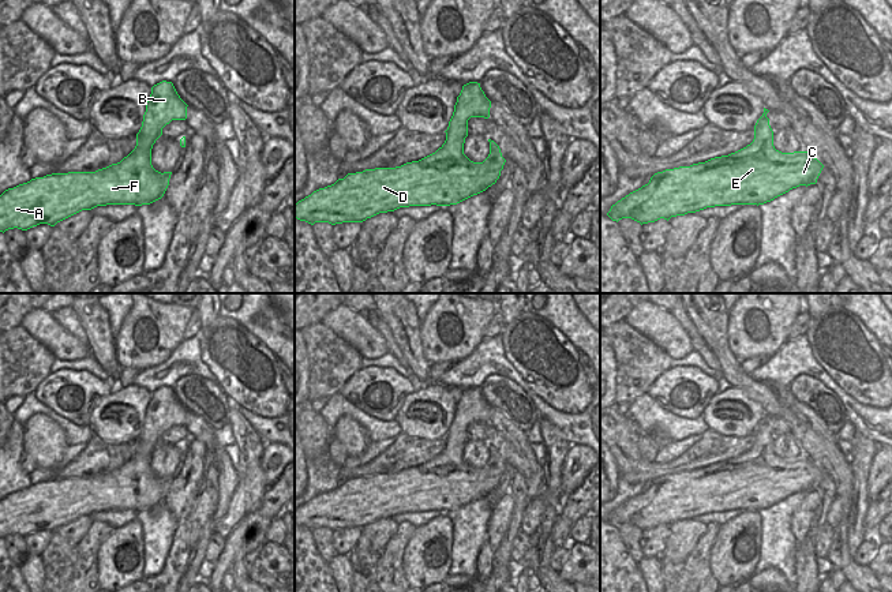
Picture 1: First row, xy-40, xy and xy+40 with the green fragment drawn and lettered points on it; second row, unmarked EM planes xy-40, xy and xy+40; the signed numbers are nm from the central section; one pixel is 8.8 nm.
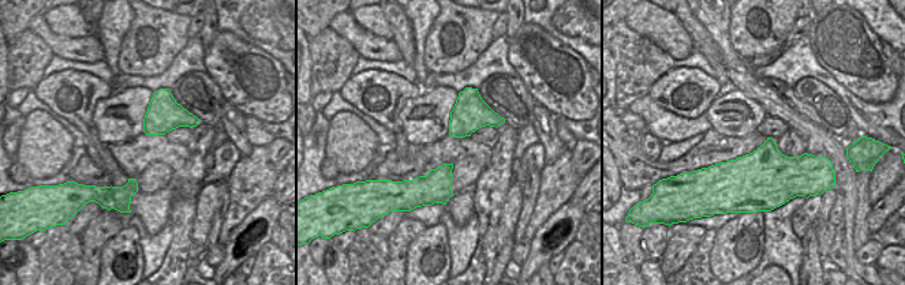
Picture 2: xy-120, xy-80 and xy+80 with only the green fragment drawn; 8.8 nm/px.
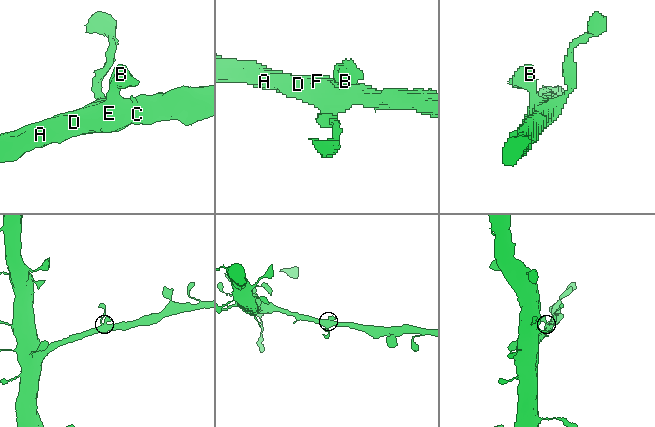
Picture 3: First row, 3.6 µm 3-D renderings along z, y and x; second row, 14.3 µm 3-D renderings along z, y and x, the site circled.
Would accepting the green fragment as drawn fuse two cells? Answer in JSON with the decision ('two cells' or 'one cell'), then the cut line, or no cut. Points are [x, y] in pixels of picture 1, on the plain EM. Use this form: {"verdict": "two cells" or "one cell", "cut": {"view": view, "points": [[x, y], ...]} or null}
{"verdict": "one cell", "cut": null}

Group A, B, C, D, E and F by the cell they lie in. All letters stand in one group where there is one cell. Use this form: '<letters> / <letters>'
A B C D E F

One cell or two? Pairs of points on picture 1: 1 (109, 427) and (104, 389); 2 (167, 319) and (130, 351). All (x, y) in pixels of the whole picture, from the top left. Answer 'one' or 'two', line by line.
1: two
2: one

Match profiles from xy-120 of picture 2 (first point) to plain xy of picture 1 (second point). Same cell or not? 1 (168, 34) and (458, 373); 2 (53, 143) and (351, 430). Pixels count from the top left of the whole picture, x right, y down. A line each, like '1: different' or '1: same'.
1: different
2: same

